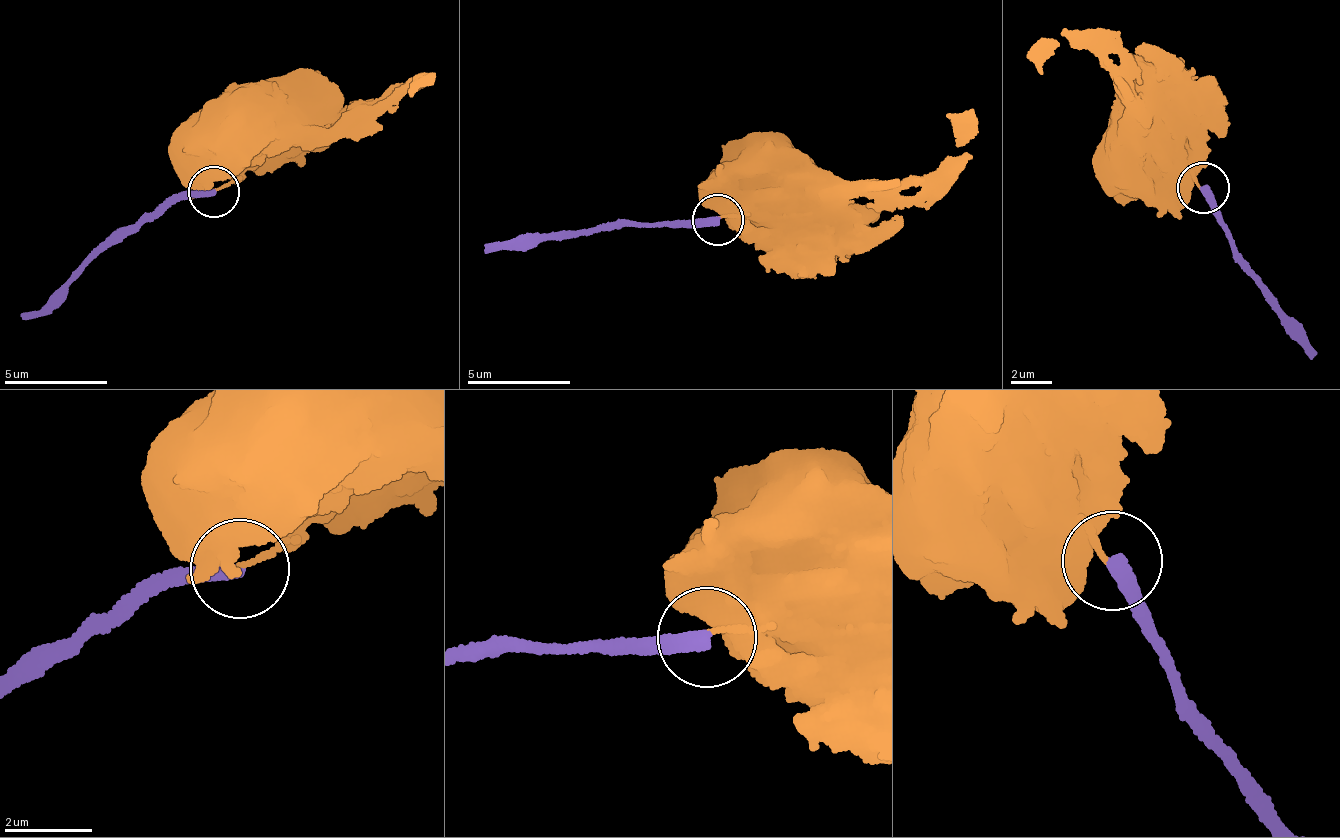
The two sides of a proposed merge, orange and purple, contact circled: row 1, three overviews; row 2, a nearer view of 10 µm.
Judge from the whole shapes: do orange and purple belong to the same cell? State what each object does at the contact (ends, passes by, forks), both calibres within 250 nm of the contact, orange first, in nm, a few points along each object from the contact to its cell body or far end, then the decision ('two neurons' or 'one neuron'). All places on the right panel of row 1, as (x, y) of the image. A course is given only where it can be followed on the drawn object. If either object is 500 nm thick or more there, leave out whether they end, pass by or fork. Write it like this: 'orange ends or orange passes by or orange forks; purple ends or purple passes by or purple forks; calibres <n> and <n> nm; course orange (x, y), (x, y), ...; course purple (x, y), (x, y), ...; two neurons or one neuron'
orange ends; purple ends; calibres 110 and 360 nm; course orange (1201, 186), (1152, 133); course purple (1201, 186), (1220, 209), (1247, 263), (1315, 358); two neurons

